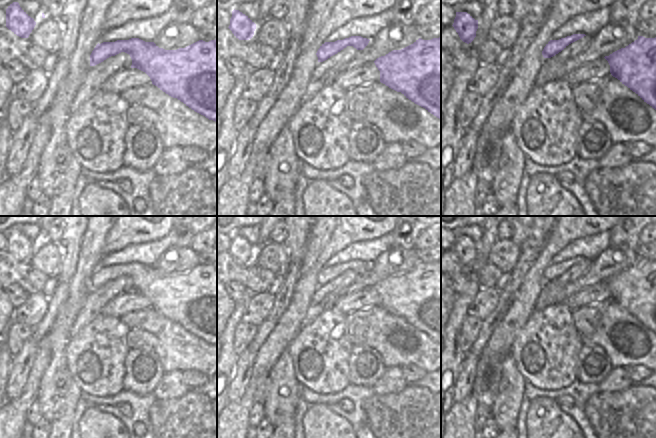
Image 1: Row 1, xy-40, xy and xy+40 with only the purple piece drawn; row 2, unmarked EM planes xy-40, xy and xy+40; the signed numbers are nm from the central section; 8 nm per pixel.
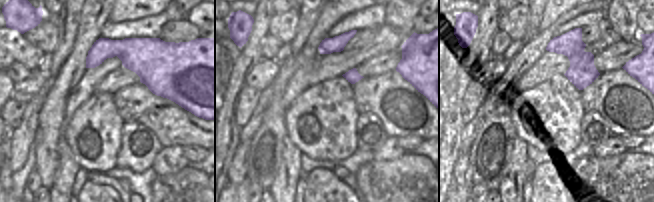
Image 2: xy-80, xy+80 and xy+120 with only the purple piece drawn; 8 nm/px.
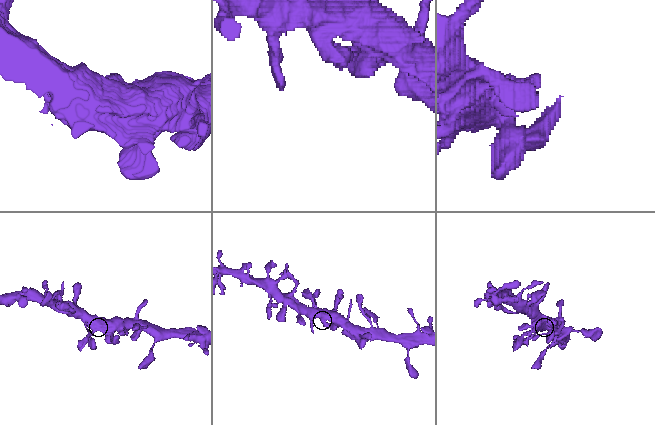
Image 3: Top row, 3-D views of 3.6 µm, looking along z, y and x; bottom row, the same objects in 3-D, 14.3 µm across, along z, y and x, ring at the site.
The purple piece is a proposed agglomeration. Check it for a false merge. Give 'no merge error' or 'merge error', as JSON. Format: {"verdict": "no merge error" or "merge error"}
{"verdict": "no merge error"}

